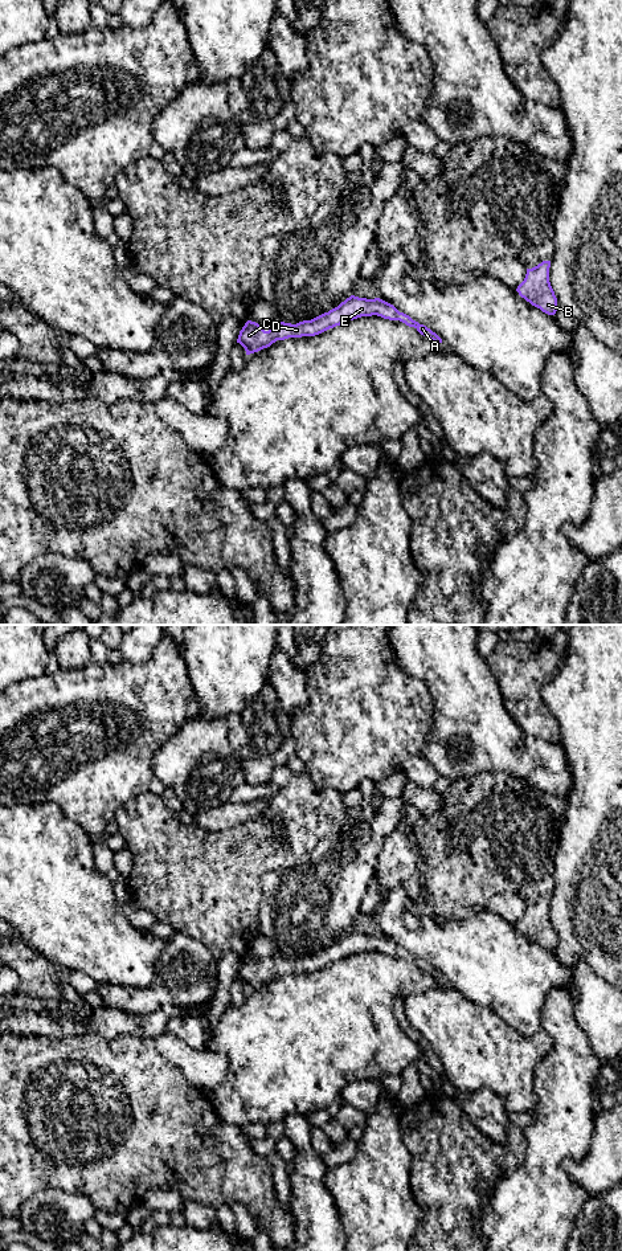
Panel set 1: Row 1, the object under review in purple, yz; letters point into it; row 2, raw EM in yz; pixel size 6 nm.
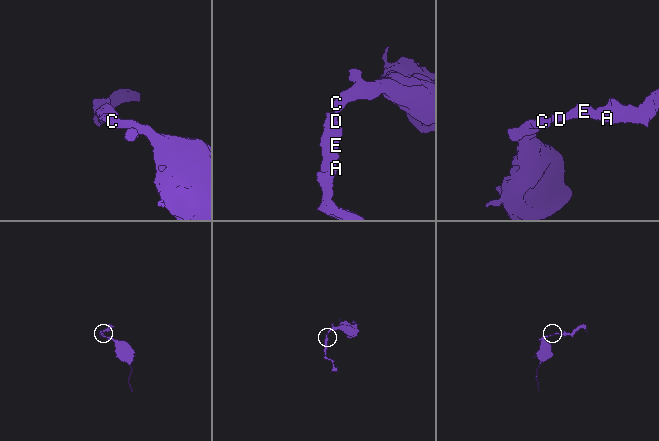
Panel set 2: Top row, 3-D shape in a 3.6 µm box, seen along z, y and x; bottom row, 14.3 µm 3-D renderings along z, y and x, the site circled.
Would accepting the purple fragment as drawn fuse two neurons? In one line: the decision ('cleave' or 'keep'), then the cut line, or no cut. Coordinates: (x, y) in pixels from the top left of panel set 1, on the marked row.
keep; cut none

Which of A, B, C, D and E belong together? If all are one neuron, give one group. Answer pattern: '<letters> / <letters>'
A B C D E

